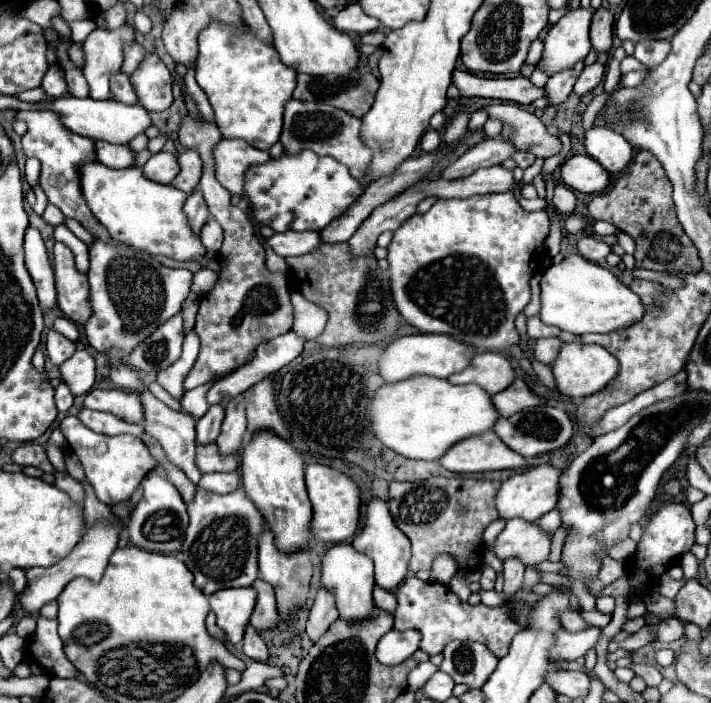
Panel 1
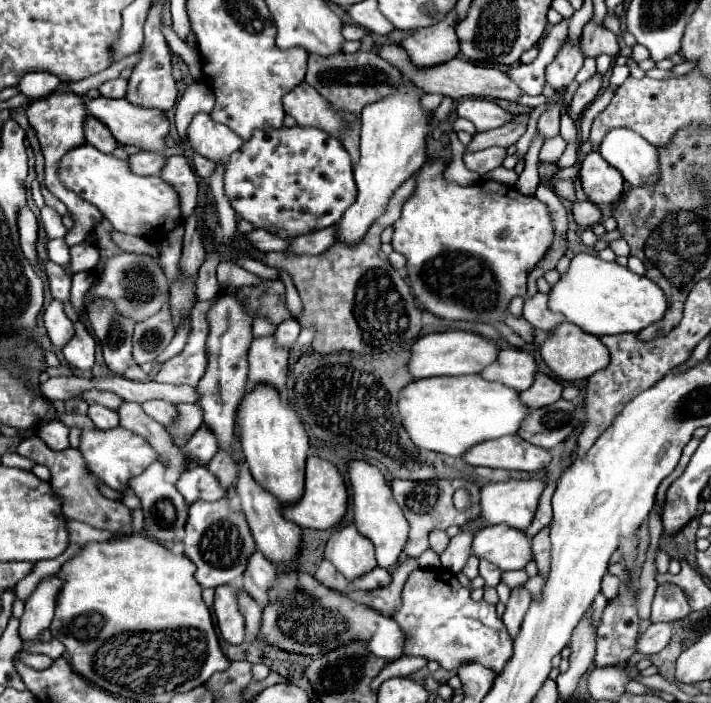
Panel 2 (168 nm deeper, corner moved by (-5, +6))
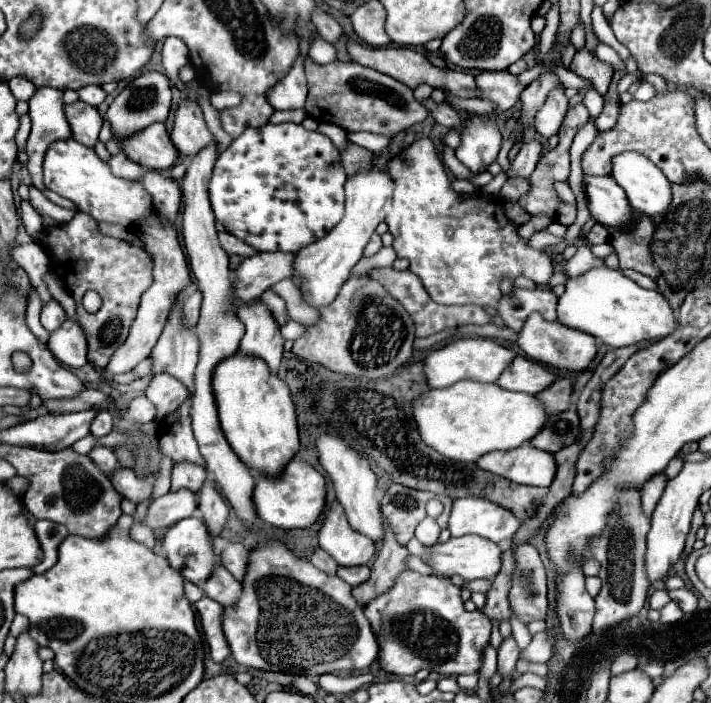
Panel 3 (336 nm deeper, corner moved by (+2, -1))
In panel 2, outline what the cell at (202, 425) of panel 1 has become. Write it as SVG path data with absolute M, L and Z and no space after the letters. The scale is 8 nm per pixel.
M202 424L182 450L188 454L190 466L194 466L194 460L198 460L200 466L206 466L218 450L218 440L216 440L214 432L206 424Z

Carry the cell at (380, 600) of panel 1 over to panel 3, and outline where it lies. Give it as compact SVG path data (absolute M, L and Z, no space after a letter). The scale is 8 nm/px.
M361 565L361 567L339 567L339 569L337 569L337 575L339 575L343 581L347 581L349 585L357 587L359 583L363 583L363 581L369 579L371 571L369 571L367 565Z

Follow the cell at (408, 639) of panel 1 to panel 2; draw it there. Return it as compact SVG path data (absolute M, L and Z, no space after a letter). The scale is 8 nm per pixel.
M294 570L278 572L276 586L270 590L270 602L264 606L260 636L282 650L318 656L350 640L364 640L374 656L384 660L398 660L404 656L404 632L392 618L380 616L362 604L348 600L344 594L328 590L310 574Z

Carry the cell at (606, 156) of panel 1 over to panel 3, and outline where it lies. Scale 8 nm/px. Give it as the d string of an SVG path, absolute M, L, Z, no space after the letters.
M621 153L613 159L613 179L625 189L637 213L655 217L671 205L669 179L641 153Z

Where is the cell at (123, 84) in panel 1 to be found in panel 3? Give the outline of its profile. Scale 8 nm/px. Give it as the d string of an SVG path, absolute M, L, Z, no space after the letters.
M87 85L87 87L81 87L81 89L77 89L77 93L79 93L79 99L81 101L85 101L85 103L89 103L89 105L99 105L99 103L103 103L103 99L105 99L105 91L101 89L101 87L97 87L97 85Z

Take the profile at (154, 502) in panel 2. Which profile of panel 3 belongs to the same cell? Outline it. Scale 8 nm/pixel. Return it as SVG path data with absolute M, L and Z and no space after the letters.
M117 467L111 473L111 483L125 499L131 499L135 503L147 499L153 491L153 485L149 481L139 479L129 467Z

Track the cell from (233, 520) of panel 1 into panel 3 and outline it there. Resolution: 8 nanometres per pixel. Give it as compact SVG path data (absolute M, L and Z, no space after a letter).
M199 517L177 521L163 537L169 565L195 585L203 585L219 563L205 523Z

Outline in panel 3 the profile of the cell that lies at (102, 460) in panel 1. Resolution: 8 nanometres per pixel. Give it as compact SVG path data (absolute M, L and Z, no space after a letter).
M95 447L95 449L89 453L89 457L93 457L93 461L101 467L101 471L103 471L105 475L111 475L111 471L113 471L115 467L119 467L119 461L117 461L113 449L109 449L109 447Z

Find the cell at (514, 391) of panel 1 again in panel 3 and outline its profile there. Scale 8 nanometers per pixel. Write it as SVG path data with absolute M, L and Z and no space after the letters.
M565 377L555 381L549 389L541 391L537 397L543 401L547 413L553 415L571 407L571 395L573 395L573 379Z

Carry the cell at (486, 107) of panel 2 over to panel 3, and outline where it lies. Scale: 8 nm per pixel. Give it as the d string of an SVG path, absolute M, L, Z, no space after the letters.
M431 97L423 101L423 105L427 107L427 111L433 115L433 119L439 123L439 125L445 125L445 127L461 127L461 115L459 111L455 111L451 105L447 103L435 103Z

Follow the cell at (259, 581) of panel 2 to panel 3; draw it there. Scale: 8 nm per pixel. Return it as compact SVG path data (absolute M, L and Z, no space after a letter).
M227 543L227 547L221 551L223 567L227 567L237 581L243 581L245 577L247 559L249 559L249 551L241 543Z

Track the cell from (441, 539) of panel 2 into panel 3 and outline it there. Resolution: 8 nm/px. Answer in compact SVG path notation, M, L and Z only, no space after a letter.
M427 517L427 519L417 527L415 537L417 537L423 545L435 545L437 539L439 539L439 531L441 531L441 529L435 525L435 519Z

